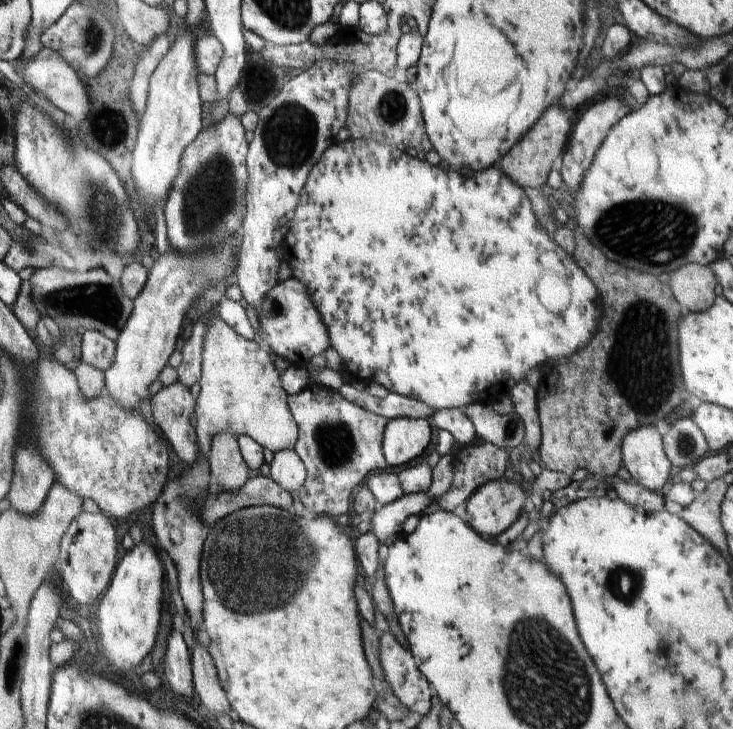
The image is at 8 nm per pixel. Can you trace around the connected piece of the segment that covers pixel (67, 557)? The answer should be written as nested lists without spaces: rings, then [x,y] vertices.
[[[84,511],[74,518],[66,534],[62,536],[56,565],[57,570],[62,574],[68,595],[84,606],[96,602],[102,596],[102,592],[110,586],[118,564],[117,554],[116,530],[109,521],[109,516],[103,512],[91,514]]]

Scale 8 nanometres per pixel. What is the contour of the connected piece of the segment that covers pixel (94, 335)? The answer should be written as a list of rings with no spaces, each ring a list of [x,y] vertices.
[[[86,330],[82,334],[82,361],[97,370],[106,372],[116,356],[116,344],[103,333]]]

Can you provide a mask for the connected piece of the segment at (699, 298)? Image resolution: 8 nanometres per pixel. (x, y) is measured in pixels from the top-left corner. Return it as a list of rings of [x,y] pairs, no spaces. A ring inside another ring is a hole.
[[[684,264],[669,274],[667,286],[685,312],[700,312],[714,305],[716,276],[710,265]]]

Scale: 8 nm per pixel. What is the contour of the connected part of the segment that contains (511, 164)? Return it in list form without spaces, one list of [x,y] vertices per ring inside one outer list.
[[[552,104],[550,108],[546,108],[530,131],[526,132],[514,144],[510,152],[499,161],[500,170],[506,172],[506,176],[510,176],[518,186],[522,186],[524,189],[544,187],[554,161],[565,151],[568,134],[572,132],[571,116],[566,110],[562,110],[562,106],[559,104]]]

